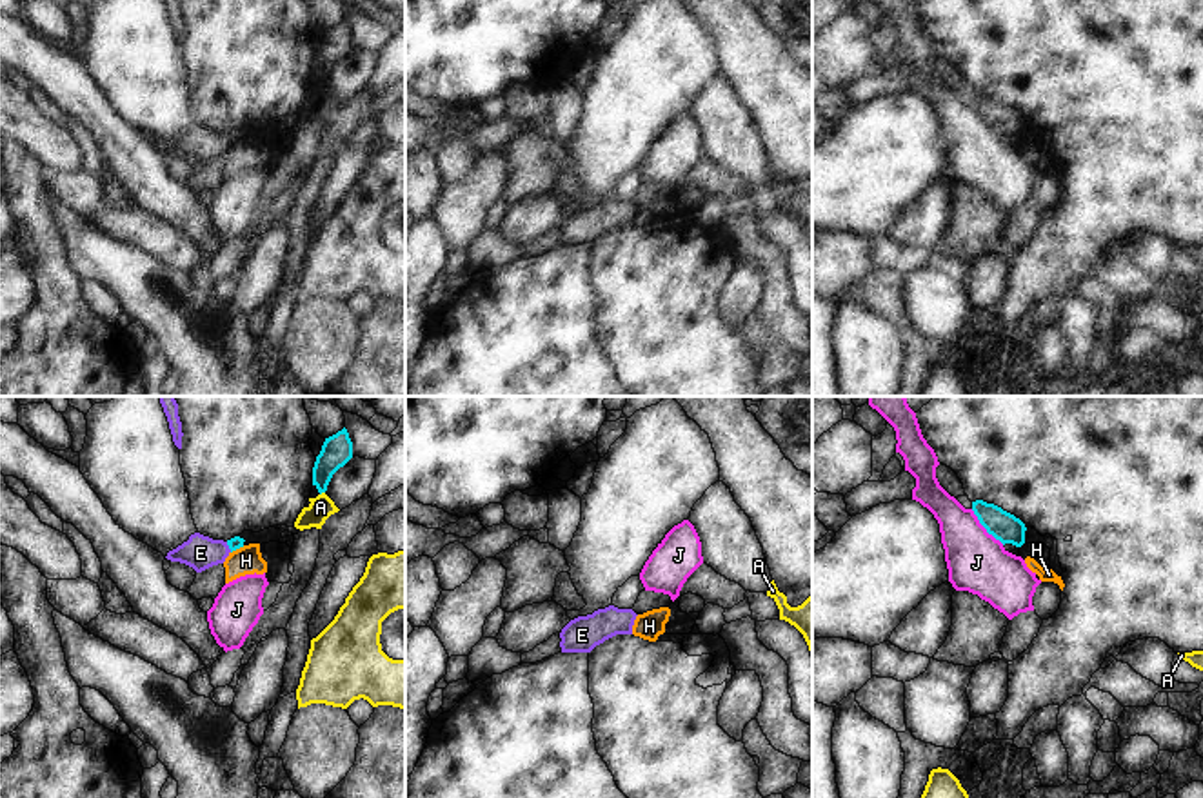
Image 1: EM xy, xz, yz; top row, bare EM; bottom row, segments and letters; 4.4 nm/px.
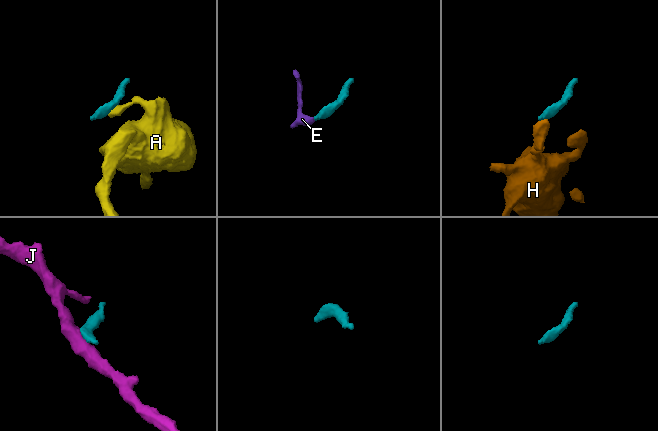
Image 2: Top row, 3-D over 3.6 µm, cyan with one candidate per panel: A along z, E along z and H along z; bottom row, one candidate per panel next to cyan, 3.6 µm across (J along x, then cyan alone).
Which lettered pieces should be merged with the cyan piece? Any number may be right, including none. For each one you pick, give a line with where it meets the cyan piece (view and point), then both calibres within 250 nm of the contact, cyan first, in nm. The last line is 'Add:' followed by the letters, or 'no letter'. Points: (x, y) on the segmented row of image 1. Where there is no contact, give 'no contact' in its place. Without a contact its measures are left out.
E: meets cyan in xy at (229, 548); 60 nm thick on the cyan side, 150 nm on the other
Add: E

